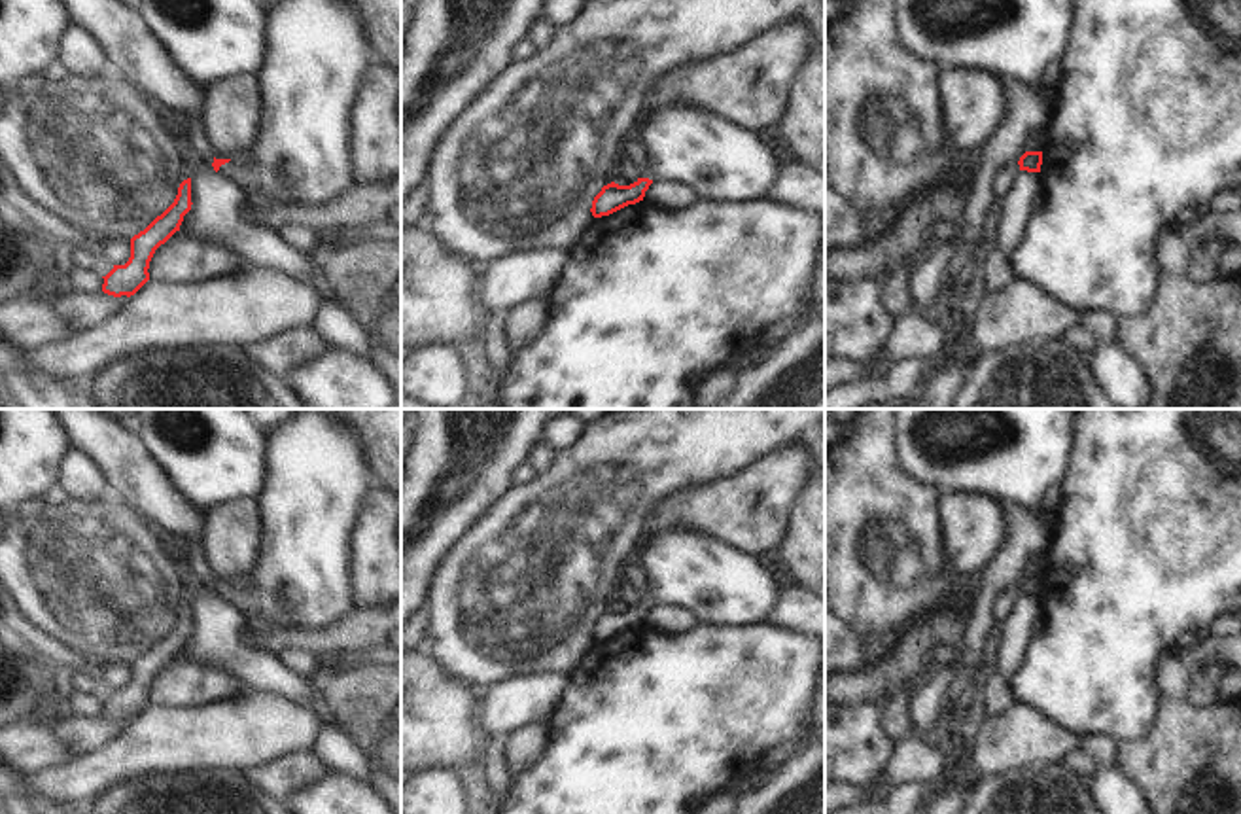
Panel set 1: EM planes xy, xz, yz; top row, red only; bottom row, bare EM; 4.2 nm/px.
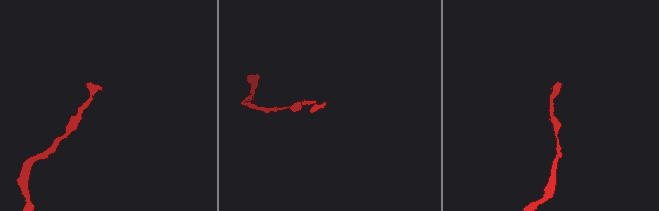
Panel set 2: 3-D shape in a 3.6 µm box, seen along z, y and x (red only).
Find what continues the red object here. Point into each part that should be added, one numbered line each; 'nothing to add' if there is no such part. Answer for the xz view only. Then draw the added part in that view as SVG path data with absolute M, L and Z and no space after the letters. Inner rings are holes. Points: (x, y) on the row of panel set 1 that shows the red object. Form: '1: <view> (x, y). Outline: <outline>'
1: xz (717, 159). Outline: M666 106L638 121L647 178L689 186L698 201L760 201L779 163L757 133L728 117Z

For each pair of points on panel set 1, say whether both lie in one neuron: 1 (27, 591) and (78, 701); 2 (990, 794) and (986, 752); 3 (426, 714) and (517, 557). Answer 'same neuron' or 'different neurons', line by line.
1: different neurons
2: different neurons
3: different neurons

